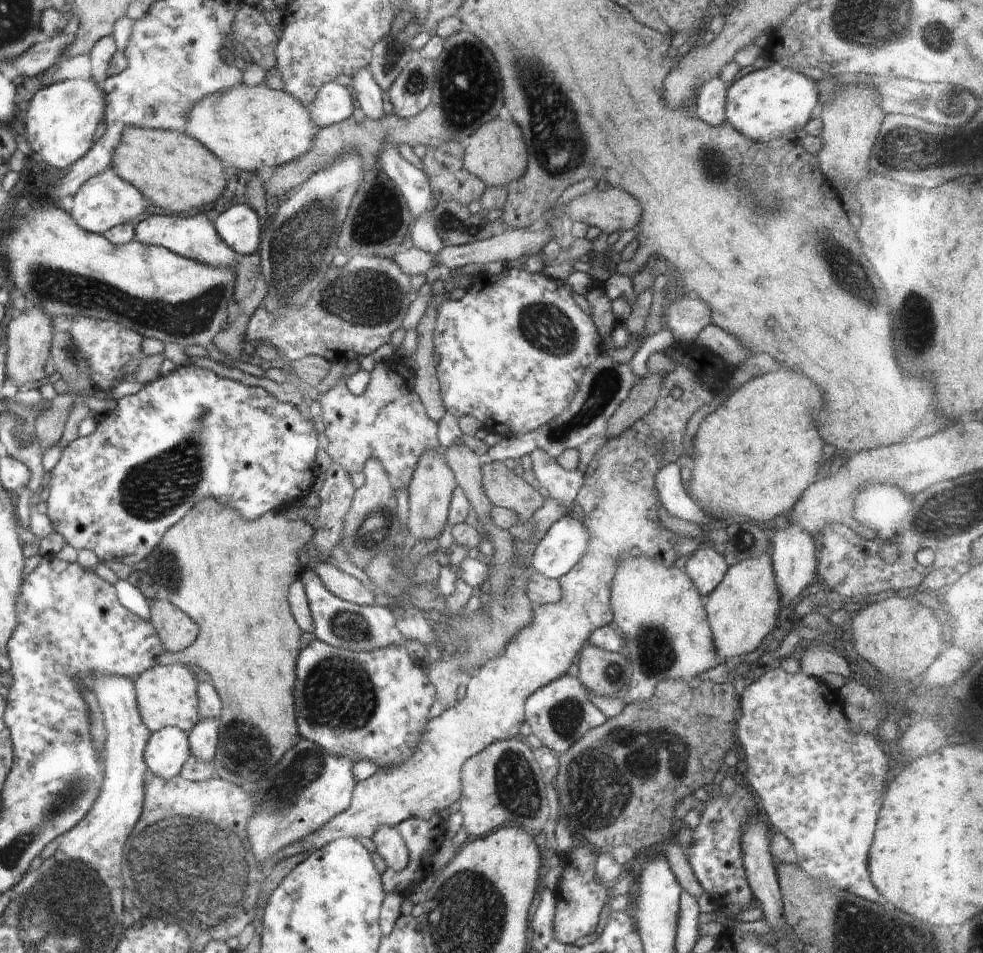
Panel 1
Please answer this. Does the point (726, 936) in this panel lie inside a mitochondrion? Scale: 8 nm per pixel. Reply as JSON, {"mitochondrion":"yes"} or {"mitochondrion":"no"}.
{"mitochondrion":"no"}

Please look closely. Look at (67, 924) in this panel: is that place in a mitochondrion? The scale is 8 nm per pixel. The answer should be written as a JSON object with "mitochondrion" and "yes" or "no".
{"mitochondrion":"yes"}

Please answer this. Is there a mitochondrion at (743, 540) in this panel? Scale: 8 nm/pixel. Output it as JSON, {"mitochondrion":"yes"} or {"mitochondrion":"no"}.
{"mitochondrion":"yes"}

